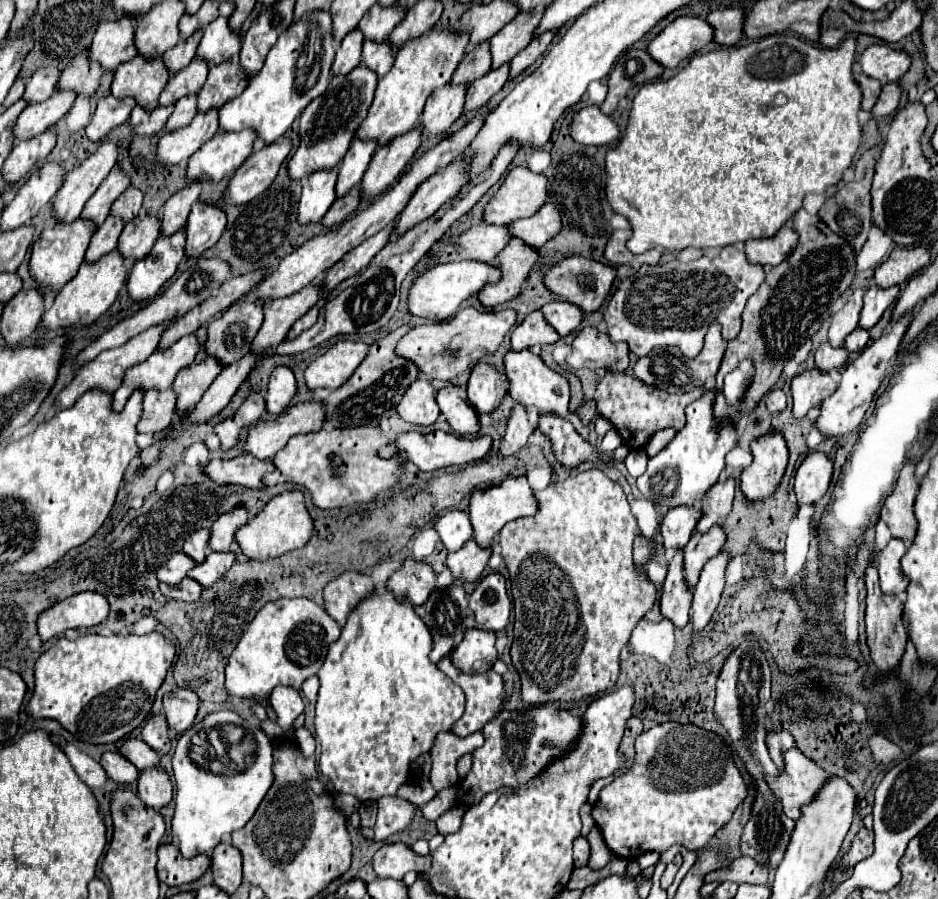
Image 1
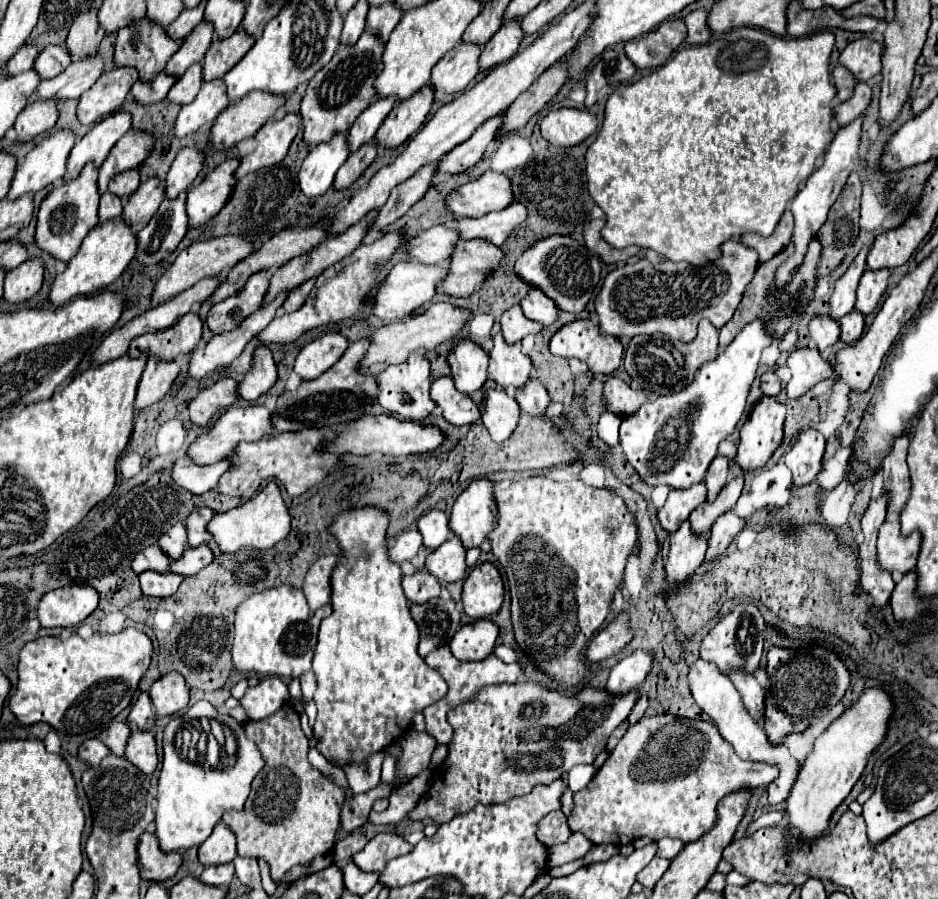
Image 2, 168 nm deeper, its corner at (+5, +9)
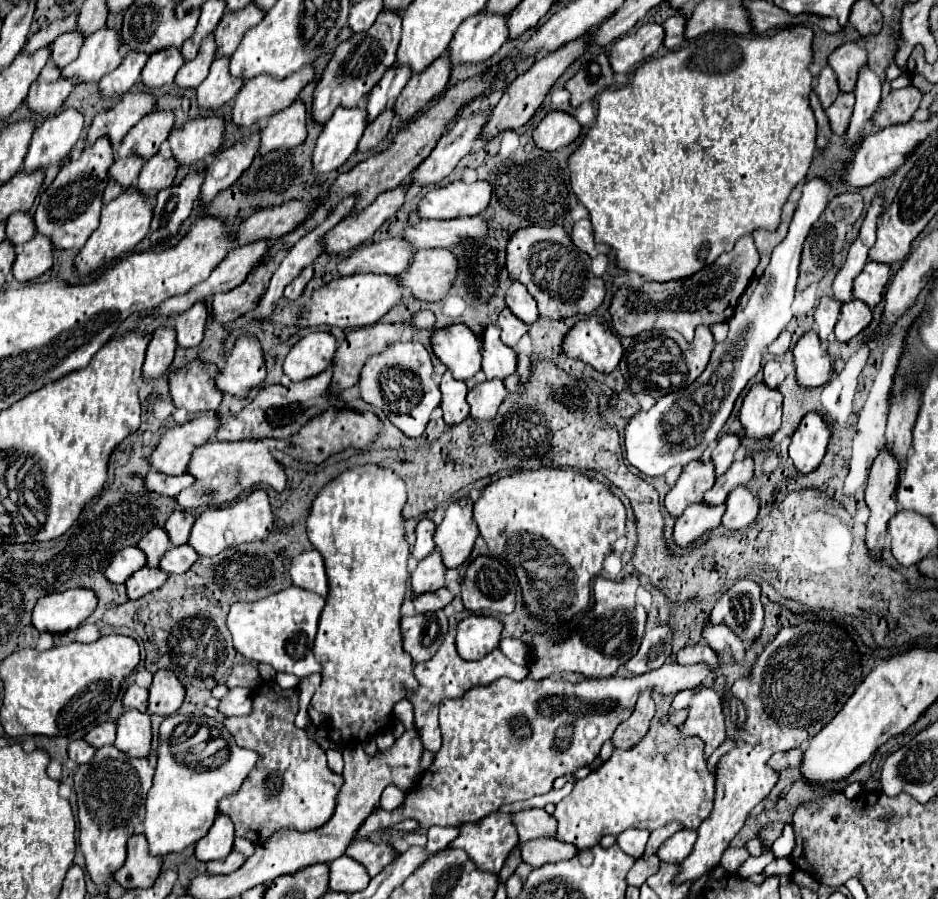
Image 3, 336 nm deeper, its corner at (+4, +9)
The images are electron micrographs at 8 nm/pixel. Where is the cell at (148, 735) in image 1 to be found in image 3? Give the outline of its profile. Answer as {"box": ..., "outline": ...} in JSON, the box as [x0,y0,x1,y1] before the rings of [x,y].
{"box":[124,685,148,713],"outline":[[[130,685],[124,693],[124,709],[138,709],[142,713],[148,711],[148,689],[142,689],[138,685]]]}

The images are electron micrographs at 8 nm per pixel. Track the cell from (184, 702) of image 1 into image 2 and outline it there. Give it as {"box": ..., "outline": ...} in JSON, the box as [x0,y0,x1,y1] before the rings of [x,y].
{"box":[149,673,189,717],"outline":[[[167,673],[161,675],[149,691],[151,703],[155,707],[155,713],[159,717],[175,715],[187,707],[189,701],[189,689],[185,685],[185,679],[179,673]]]}

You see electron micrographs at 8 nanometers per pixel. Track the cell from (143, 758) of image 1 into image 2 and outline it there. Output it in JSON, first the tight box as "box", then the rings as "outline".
{"box":[97,721,131,757],"outline":[[[113,721],[107,729],[103,729],[103,731],[97,735],[97,739],[99,739],[101,743],[105,743],[111,753],[123,757],[123,755],[125,755],[125,745],[127,745],[127,739],[129,739],[129,733],[131,733],[131,731],[129,731],[129,727],[127,727],[125,723]]]}

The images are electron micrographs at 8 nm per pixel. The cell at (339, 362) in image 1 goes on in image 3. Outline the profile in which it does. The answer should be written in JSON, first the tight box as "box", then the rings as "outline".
{"box":[284,333,338,381],"outline":[[[310,333],[302,337],[286,355],[284,373],[292,381],[302,381],[322,373],[332,365],[338,343],[330,333]]]}

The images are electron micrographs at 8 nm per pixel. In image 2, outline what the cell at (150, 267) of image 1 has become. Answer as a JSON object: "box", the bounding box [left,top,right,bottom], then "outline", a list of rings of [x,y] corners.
{"box":[137,191,187,265],"outline":[[[187,191],[177,195],[177,199],[165,199],[151,221],[137,233],[139,247],[137,259],[143,265],[159,263],[169,253],[175,251],[179,241],[187,233],[187,213],[185,213]]]}

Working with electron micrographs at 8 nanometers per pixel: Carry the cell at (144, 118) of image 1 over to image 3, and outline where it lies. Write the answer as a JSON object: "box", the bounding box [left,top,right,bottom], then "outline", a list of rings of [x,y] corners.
{"box":[142,49,184,89],"outline":[[[166,49],[158,55],[150,57],[148,63],[142,69],[142,83],[148,89],[158,89],[164,85],[170,85],[178,73],[178,69],[184,65],[182,55],[178,55],[178,49]]]}

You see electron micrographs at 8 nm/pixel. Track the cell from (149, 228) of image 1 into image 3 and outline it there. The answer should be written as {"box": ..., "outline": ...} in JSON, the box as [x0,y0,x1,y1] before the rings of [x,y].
{"box":[136,155,178,199],"outline":[[[154,155],[140,171],[136,189],[148,197],[154,199],[162,189],[170,189],[174,185],[178,163],[174,159],[164,159],[162,155]]]}

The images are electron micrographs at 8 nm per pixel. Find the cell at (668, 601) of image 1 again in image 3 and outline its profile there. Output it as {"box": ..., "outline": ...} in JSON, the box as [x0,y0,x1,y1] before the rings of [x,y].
{"box":[674,503,724,549],"outline":[[[696,503],[686,507],[686,511],[676,519],[674,525],[674,543],[682,549],[698,541],[708,531],[716,529],[720,525],[720,519],[724,515],[722,507],[706,507],[704,503]]]}

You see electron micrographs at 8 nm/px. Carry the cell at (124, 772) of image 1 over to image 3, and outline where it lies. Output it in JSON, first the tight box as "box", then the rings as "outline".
{"box":[68,739,96,763],"outline":[[[84,739],[72,741],[72,743],[68,745],[68,755],[70,755],[70,759],[74,759],[76,763],[88,763],[88,761],[94,757],[94,753],[96,753],[96,749],[94,749],[90,743],[86,743]]]}

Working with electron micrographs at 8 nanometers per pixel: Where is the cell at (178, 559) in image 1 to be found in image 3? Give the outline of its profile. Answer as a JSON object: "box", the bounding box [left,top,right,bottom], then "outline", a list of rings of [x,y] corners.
{"box":[106,547,146,583],"outline":[[[126,547],[126,551],[120,551],[112,563],[106,569],[106,577],[112,583],[126,583],[126,579],[142,569],[146,565],[146,555],[138,547]]]}

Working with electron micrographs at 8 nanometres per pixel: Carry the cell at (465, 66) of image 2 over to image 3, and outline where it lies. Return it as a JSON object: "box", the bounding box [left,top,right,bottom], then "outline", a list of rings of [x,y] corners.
{"box":[448,11,508,65],"outline":[[[486,11],[466,19],[454,33],[448,55],[454,63],[476,65],[486,63],[508,39],[506,17],[490,15]]]}

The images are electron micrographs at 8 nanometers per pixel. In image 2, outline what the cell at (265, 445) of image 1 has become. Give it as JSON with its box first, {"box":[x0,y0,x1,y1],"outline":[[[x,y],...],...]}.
{"box":[187,405,273,465],"outline":[[[263,405],[257,407],[231,407],[225,413],[221,413],[215,423],[203,433],[199,435],[187,449],[187,457],[195,463],[195,465],[211,465],[221,461],[223,457],[227,457],[233,447],[239,441],[259,441],[263,437],[273,437],[273,427],[271,427],[271,411]]]}

